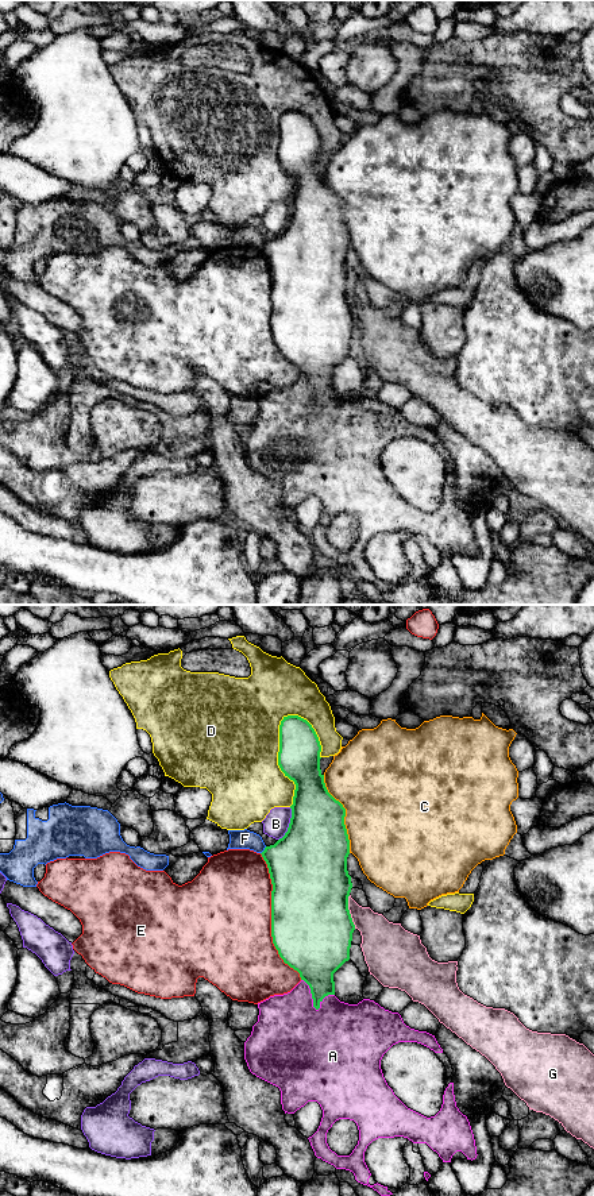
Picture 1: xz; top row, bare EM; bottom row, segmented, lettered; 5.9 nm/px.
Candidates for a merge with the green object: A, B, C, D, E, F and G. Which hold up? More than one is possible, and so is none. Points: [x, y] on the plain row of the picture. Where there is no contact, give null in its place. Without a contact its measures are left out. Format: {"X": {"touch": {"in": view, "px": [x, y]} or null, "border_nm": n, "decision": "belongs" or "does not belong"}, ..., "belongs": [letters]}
{"A": {"touch": {"in": "xz", "px": [313, 400]}, "border_nm": 220, "decision": "does not belong"}, "B": {"touch": {"in": "xz", "px": [289, 219]}, "border_nm": 220, "decision": "does not belong"}, "C": {"touch": {"in": "xz", "px": [344, 209]}, "border_nm": 500, "decision": "does not belong"}, "D": {"touch": {"in": "xz", "px": [278, 151]}, "border_nm": 550, "decision": "does not belong"}, "E": {"touch": {"in": "xz", "px": [272, 313]}, "border_nm": 800, "decision": "does not belong"}, "F": {"touch": {"in": "xz", "px": [263, 246]}, "border_nm": 60, "decision": "does not belong"}, "G": {"touch": {"in": "xz", "px": [348, 307]}, "border_nm": 200, "decision": "does not belong"}, "belongs": []}

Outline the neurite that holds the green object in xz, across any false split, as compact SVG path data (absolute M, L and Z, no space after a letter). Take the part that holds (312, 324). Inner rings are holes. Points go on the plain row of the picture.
M288 111L284 112L279 120L279 147L278 147L278 161L281 166L288 171L290 175L294 177L296 185L294 185L294 192L293 192L293 200L290 201L292 204L292 213L290 219L288 223L288 227L282 234L279 234L274 240L266 242L265 246L261 248L263 255L267 259L271 279L273 279L273 286L271 286L271 332L273 332L273 339L275 344L278 346L279 352L284 355L285 359L288 359L290 363L297 366L300 369L301 375L304 375L312 389L313 394L313 402L316 405L320 404L320 398L323 394L328 390L335 390L335 377L333 377L333 369L346 358L350 355L350 343L351 343L351 336L352 336L352 328L355 325L355 320L352 317L350 305L348 305L348 292L352 283L351 278L351 271L348 270L347 266L347 252L350 250L350 235L347 229L347 224L344 220L344 212L346 212L346 204L343 200L336 196L327 185L325 178L324 178L324 170L321 169L320 165L320 147L321 147L321 140L319 136L319 132L312 123L312 120L298 112L298 111Z

